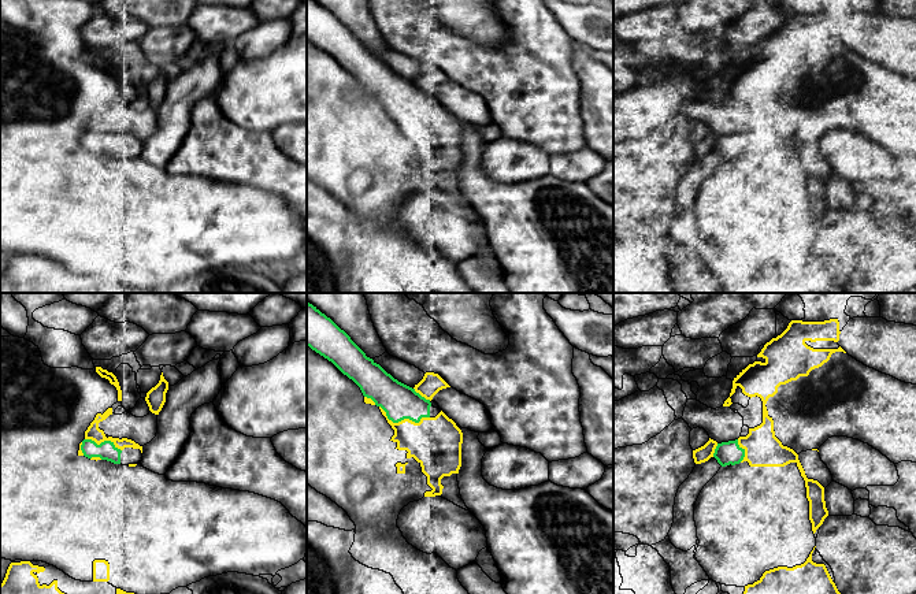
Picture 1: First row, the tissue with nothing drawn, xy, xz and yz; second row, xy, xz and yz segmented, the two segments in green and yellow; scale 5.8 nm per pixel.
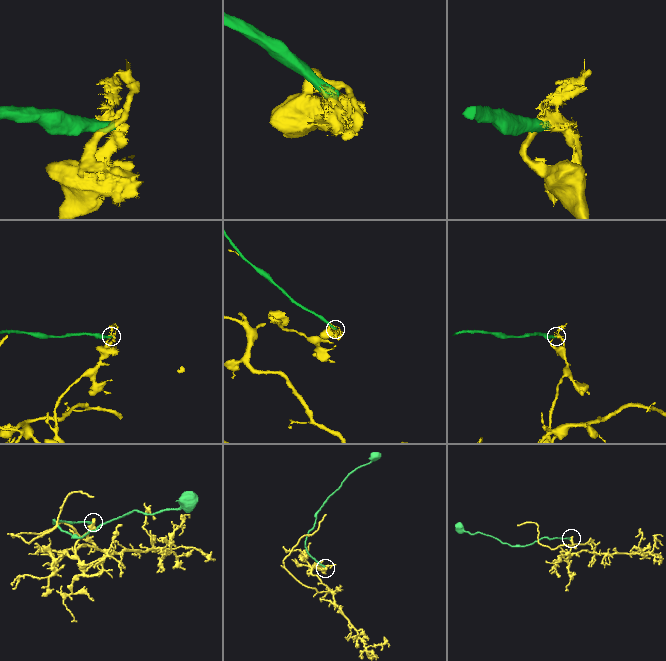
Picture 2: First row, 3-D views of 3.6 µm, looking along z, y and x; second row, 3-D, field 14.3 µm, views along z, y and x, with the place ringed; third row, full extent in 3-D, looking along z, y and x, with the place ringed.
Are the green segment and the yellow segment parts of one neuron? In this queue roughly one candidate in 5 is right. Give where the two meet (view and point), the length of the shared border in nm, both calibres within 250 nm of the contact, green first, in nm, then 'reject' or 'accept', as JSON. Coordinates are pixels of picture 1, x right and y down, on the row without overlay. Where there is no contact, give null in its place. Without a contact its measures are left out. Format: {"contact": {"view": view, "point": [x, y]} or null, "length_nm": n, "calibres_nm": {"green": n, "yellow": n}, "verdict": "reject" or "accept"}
{"contact": {"view": "xz", "point": [403, 112]}, "length_nm": 300, "calibres_nm": {"green": 200, "yellow": 300}, "verdict": "reject"}

